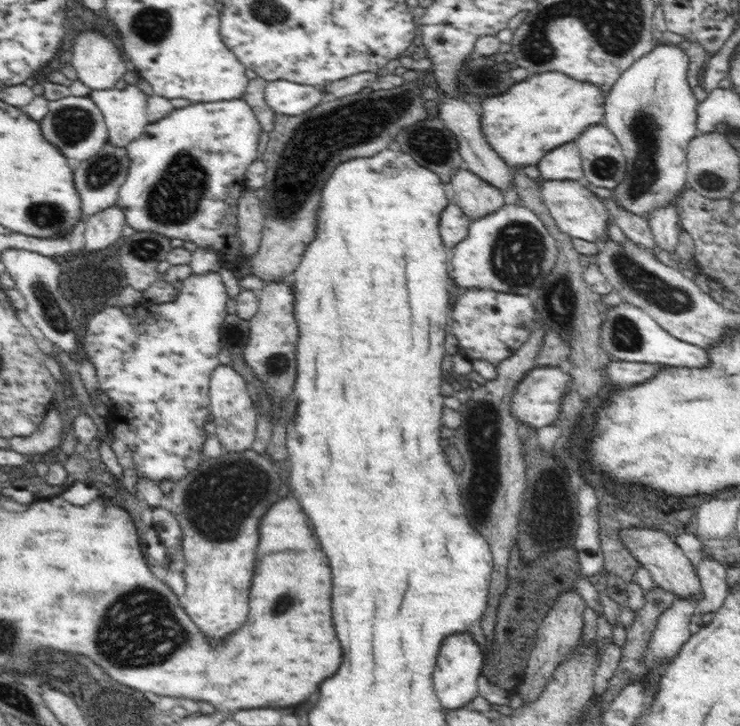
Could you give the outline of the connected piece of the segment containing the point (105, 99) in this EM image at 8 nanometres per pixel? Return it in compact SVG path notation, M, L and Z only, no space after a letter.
M135 85L122 90L92 90L89 97L104 115L110 144L125 148L145 130L148 122L146 94Z

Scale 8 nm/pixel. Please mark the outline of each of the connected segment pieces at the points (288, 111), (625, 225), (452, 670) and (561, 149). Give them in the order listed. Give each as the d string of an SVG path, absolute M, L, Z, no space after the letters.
M284 79L268 81L265 88L266 104L277 114L286 116L300 116L328 99L328 94L320 87Z
M609 199L602 200L609 211L611 223L618 225L630 241L646 250L652 250L657 246L647 218L632 214L618 207L618 204L612 203Z
M468 631L444 637L433 672L436 695L444 710L460 710L479 695L478 680L481 678L483 664L480 645L474 641L474 637Z
M568 141L547 152L537 162L539 180L583 181L584 171L578 145Z

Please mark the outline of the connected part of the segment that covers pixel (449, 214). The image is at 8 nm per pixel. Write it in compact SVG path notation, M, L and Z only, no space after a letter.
M448 203L440 218L439 232L443 244L450 250L467 238L471 221L466 214L453 203Z

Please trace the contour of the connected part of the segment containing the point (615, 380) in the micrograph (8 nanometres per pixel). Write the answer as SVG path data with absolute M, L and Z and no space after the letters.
M608 361L605 366L605 378L612 384L631 386L652 378L664 365L646 362Z

